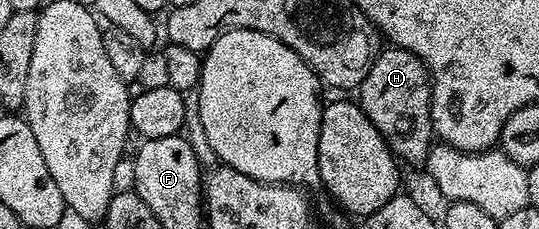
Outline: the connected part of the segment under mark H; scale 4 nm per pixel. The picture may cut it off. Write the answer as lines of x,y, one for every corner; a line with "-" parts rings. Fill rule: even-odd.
384,46
379,56
371,62
369,73
365,73
365,81
361,81
357,89
357,102
359,108
365,113
365,117
373,121
373,125
395,154
396,160
404,164
405,162
412,163
413,166
419,168
426,164
427,155
433,146
433,132
431,129
431,74
427,72
427,66
423,60
400,47

